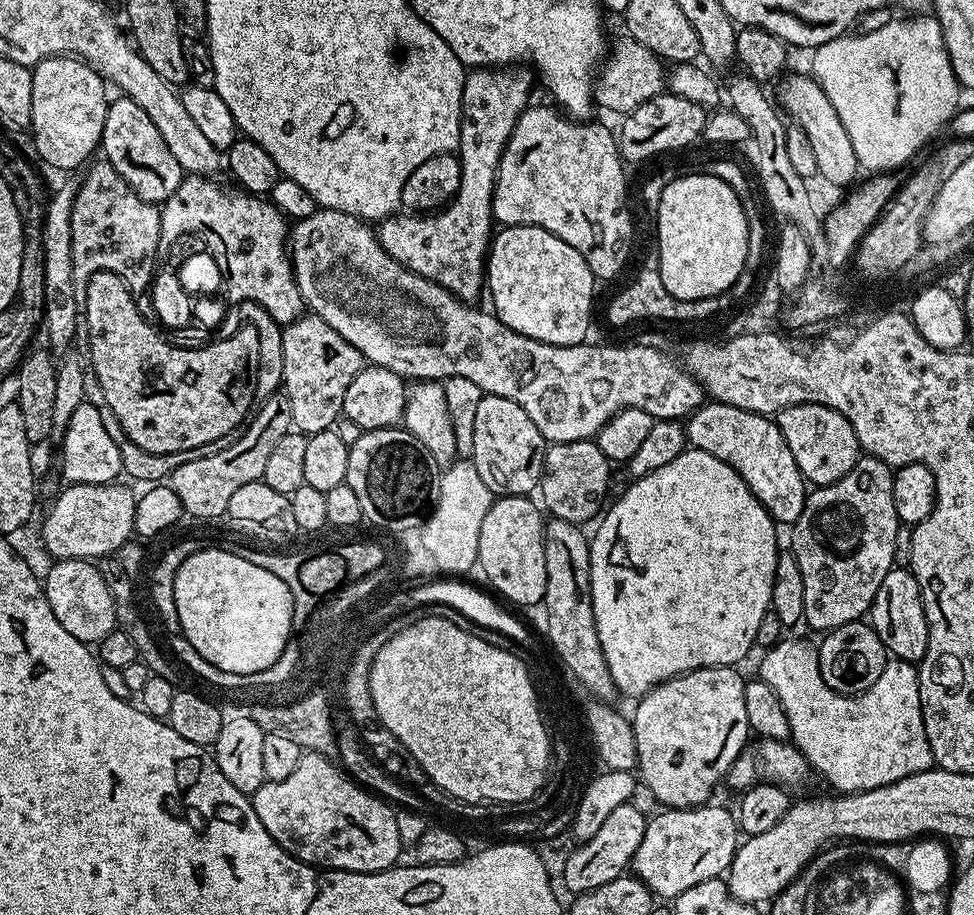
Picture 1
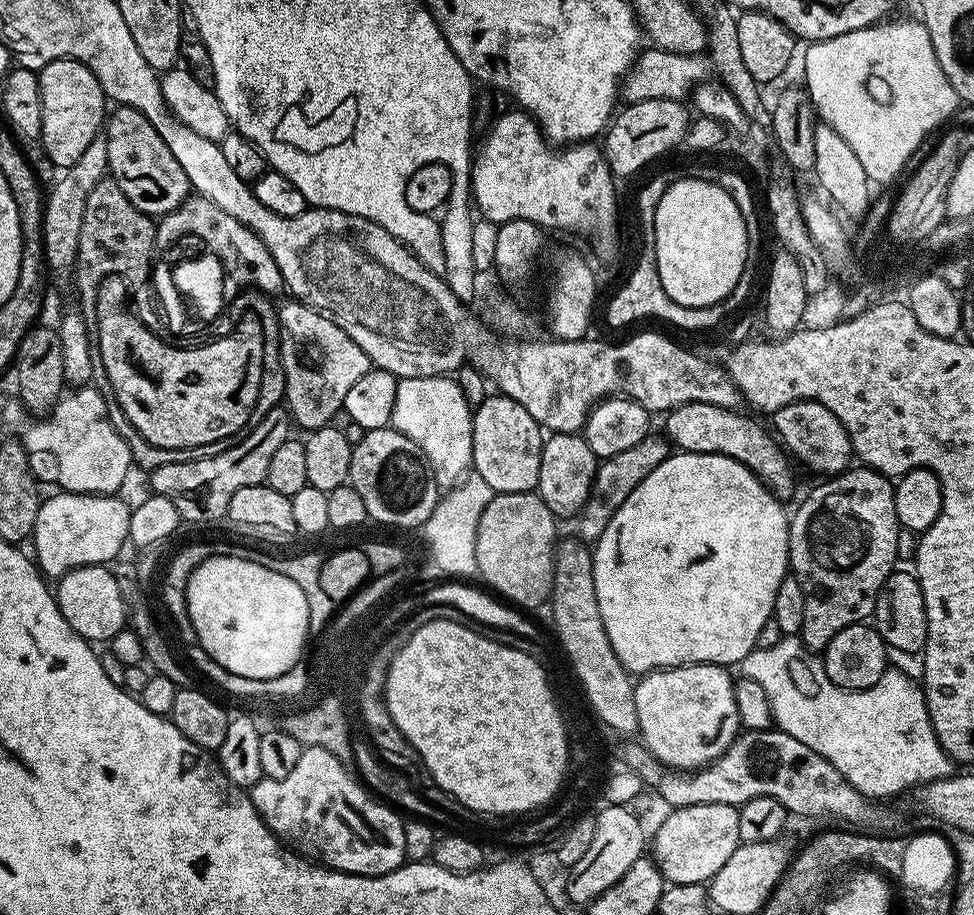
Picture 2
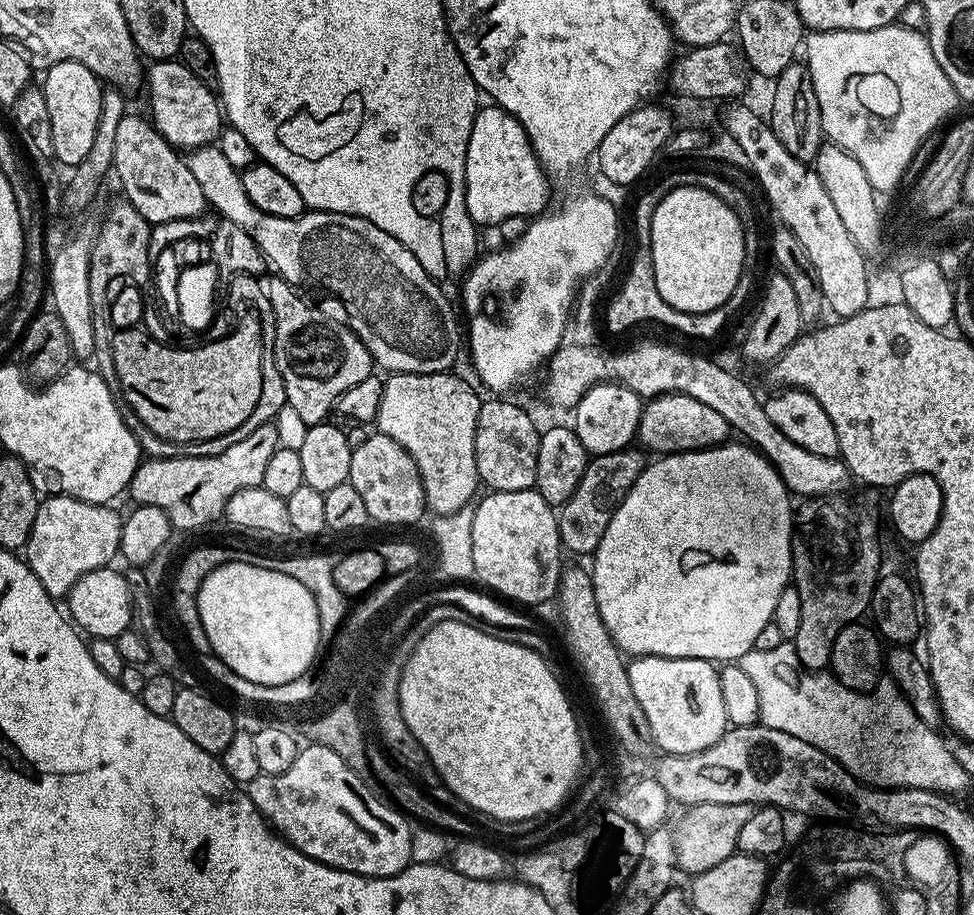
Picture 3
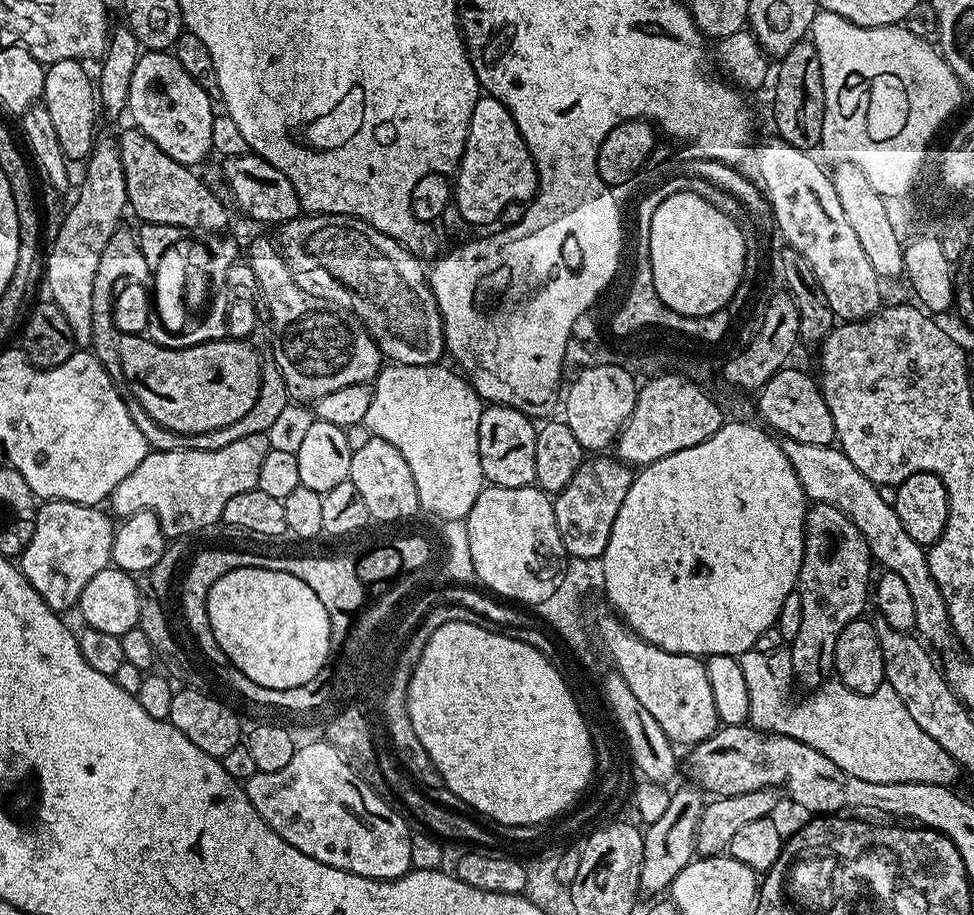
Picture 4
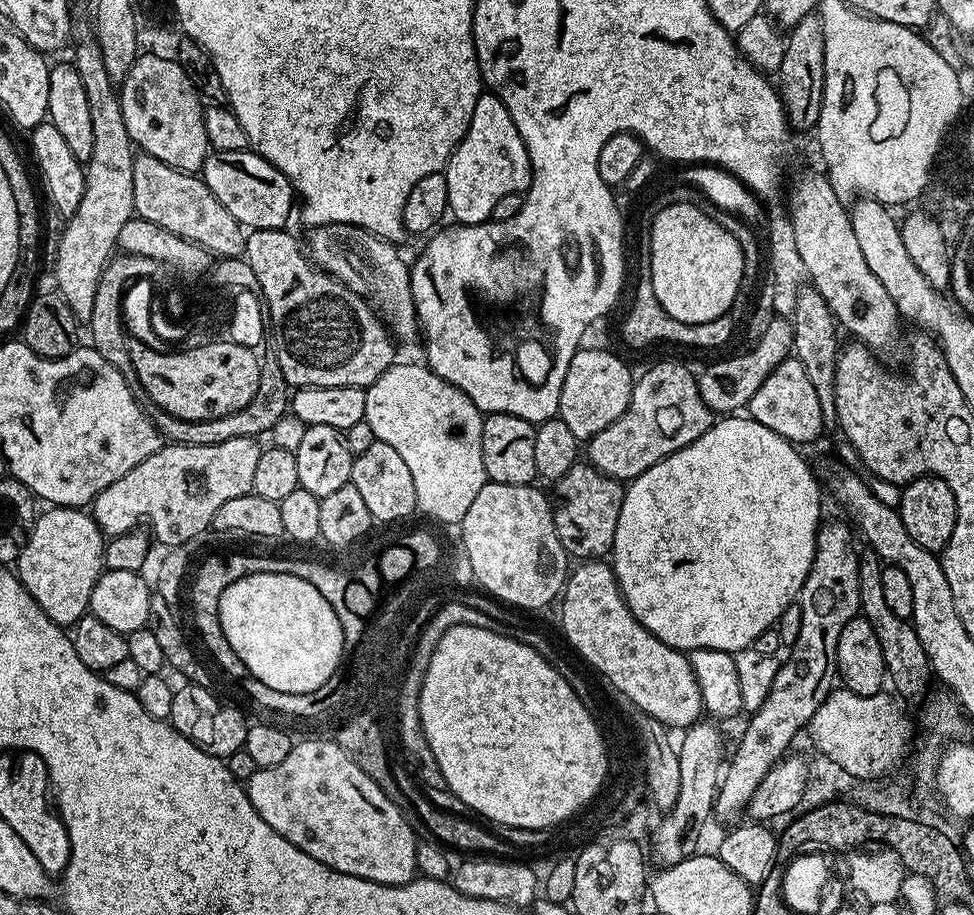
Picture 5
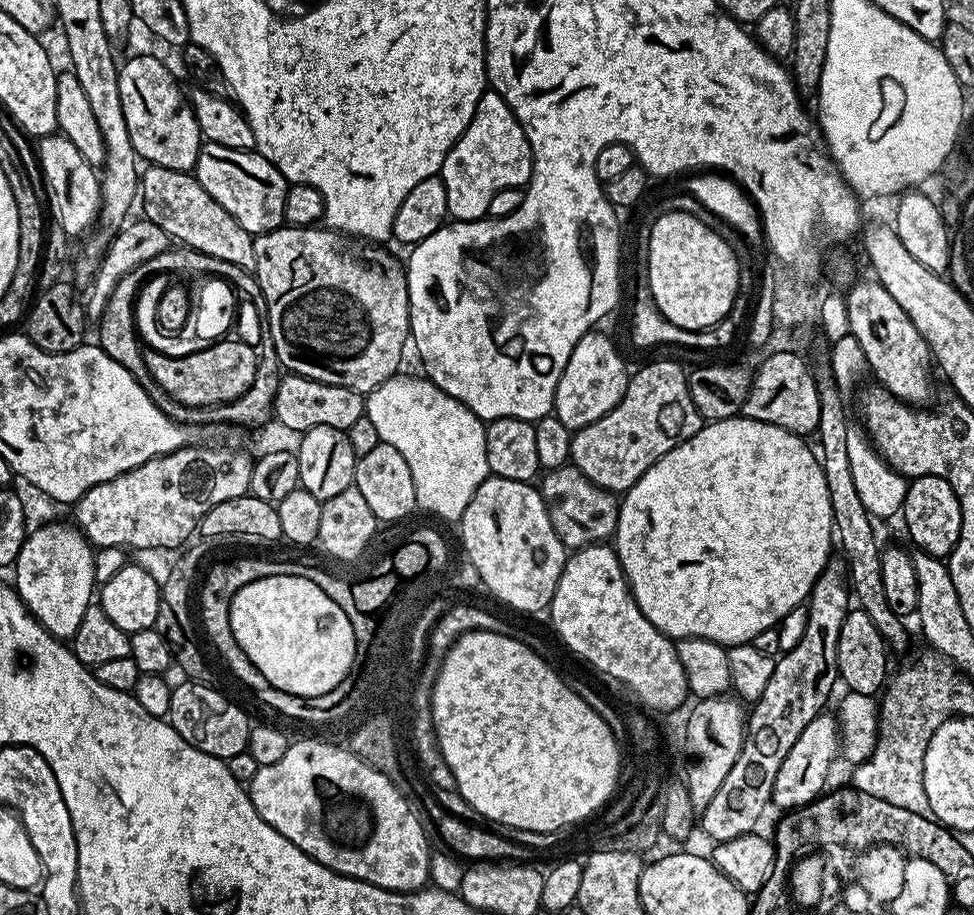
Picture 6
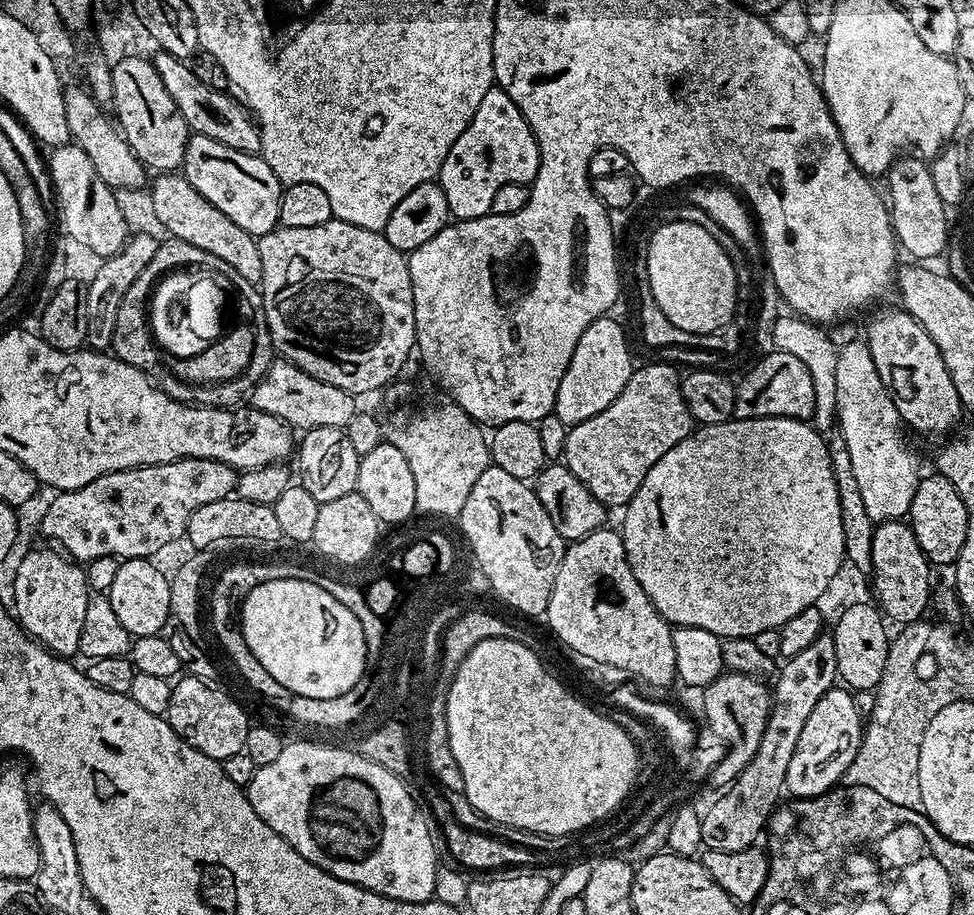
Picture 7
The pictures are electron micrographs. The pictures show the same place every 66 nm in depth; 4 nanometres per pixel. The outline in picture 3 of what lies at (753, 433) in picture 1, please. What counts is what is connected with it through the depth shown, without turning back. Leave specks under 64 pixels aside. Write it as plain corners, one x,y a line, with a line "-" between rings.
670,392
663,396
653,396
645,403
640,422
636,425
636,436
645,444
645,449
653,448
656,454
671,454
715,448
729,439
730,429
726,418
722,418
718,410
710,410
706,402

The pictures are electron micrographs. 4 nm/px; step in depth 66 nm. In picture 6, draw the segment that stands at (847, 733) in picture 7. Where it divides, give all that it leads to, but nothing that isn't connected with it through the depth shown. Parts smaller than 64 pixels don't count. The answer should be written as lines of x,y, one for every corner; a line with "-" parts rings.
821,714
815,716
798,734
798,742
790,746
790,754
786,754
786,762
778,769
778,778
774,778
774,790
772,791
772,804
781,810
798,809
804,804
815,800
825,791
824,783
832,772
832,763
836,756
841,755
840,733
838,731
838,720
835,715

